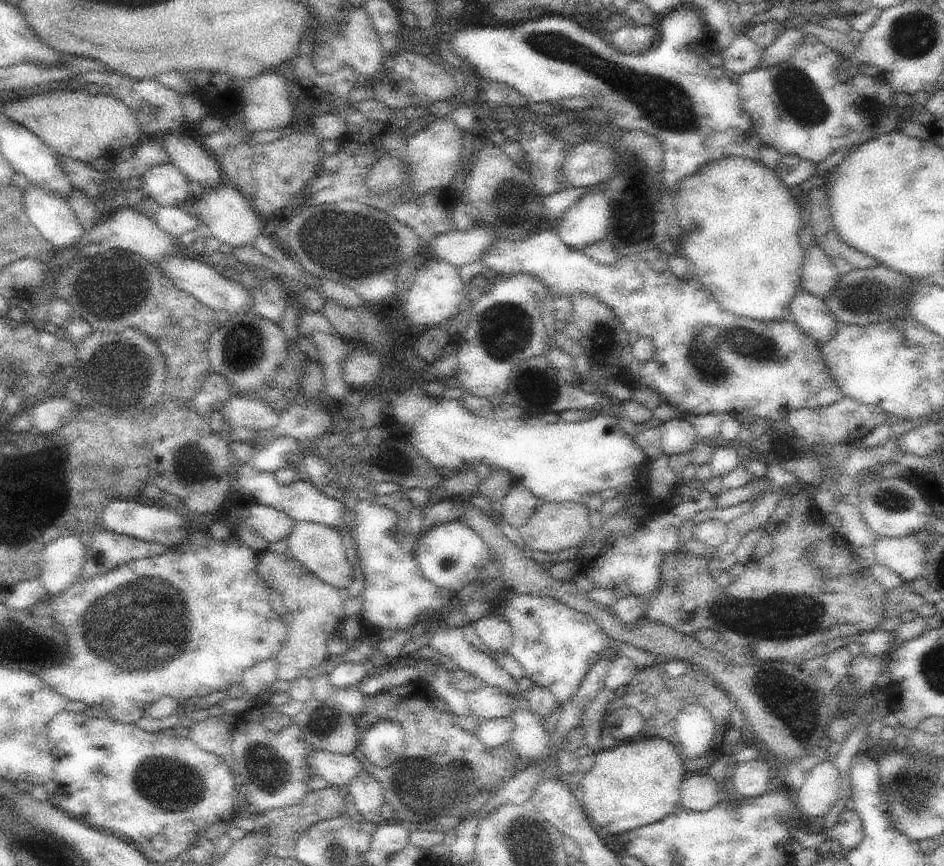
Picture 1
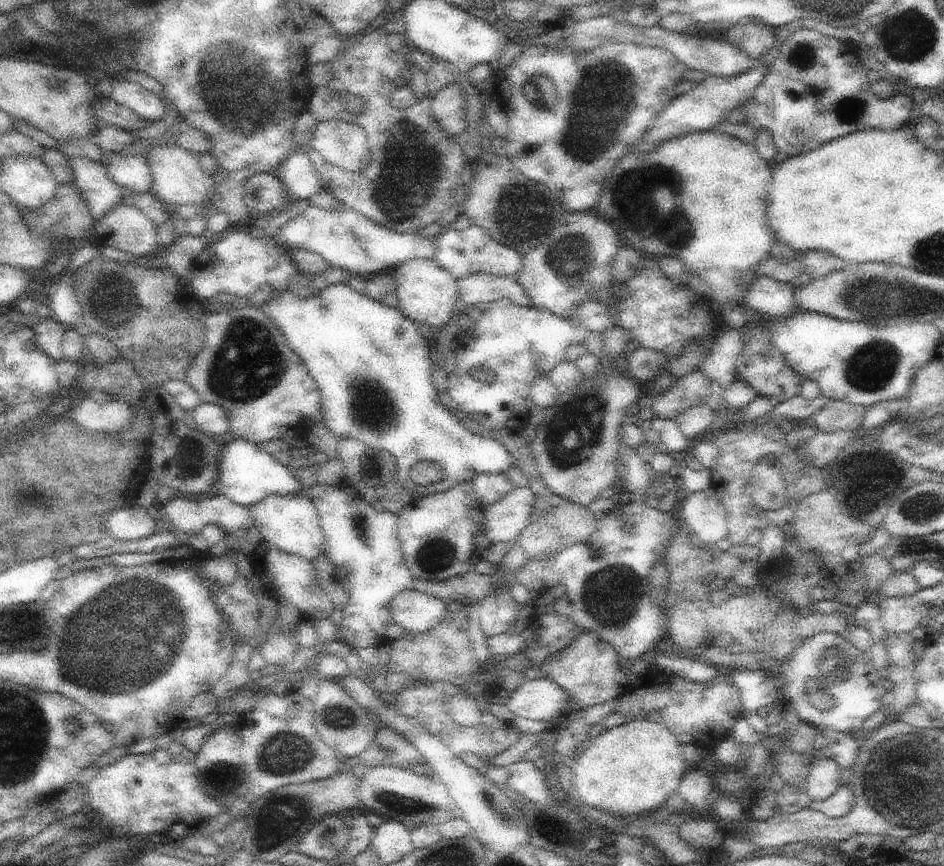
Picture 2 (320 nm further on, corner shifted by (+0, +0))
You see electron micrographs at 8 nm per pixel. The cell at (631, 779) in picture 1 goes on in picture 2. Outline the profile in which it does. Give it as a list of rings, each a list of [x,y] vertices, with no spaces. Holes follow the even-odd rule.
[[[647,719],[634,720],[606,729],[580,748],[571,761],[573,764],[573,783],[580,798],[594,808],[614,815],[644,815],[666,803],[670,795],[679,790],[686,771],[686,762],[681,744],[673,732],[662,722]]]

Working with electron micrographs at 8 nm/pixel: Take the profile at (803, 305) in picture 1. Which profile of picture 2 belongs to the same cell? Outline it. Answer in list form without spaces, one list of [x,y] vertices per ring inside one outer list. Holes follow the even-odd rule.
[[[768,276],[756,278],[748,288],[743,307],[749,311],[760,312],[774,318],[786,318],[794,312],[798,312],[796,300],[794,300],[794,286],[792,283],[778,282]]]

